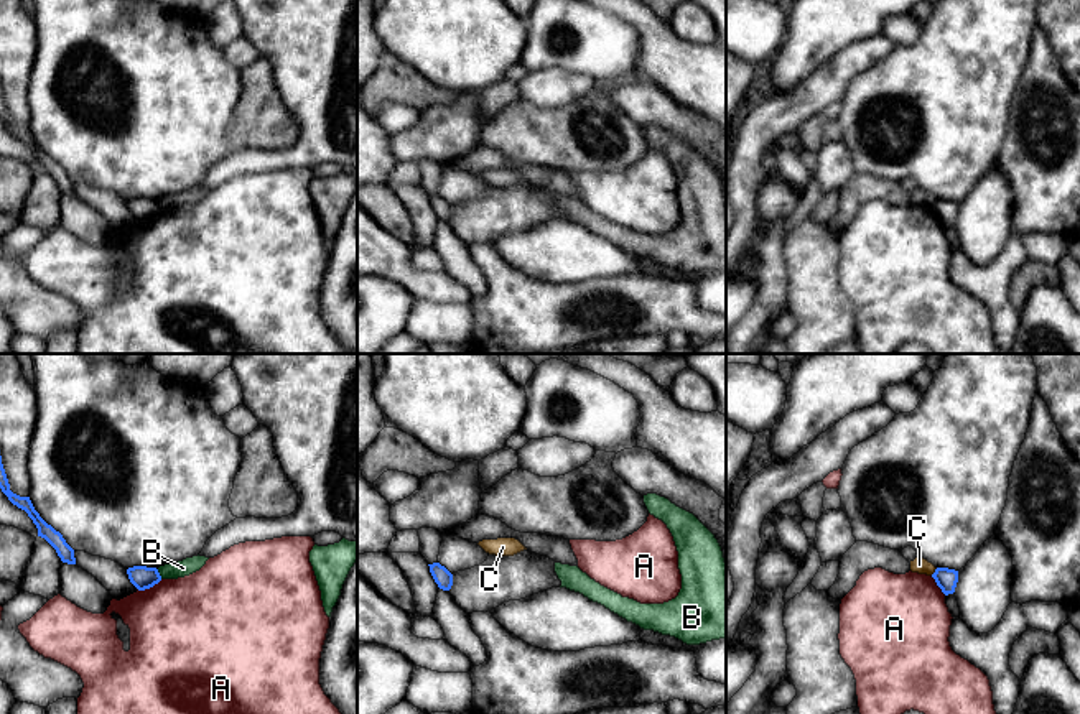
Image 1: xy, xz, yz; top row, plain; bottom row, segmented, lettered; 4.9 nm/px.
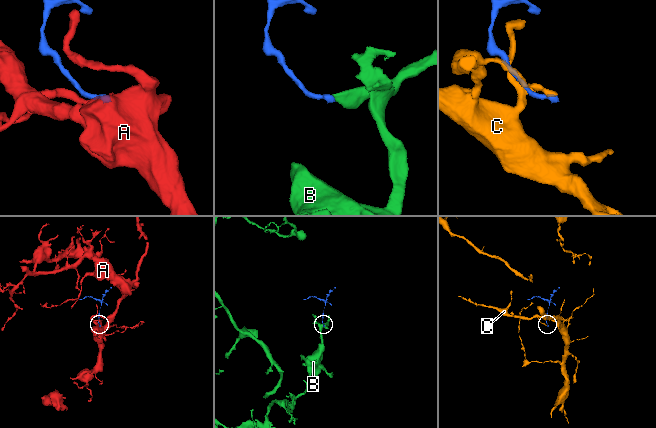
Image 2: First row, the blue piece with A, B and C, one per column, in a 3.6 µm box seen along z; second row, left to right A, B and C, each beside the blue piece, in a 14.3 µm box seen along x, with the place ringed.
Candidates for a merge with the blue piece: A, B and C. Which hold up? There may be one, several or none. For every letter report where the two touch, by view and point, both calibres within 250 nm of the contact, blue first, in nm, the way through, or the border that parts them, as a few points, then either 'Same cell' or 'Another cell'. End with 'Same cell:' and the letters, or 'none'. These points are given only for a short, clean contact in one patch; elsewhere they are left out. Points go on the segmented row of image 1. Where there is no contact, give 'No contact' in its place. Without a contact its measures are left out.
A: Touches blue at xy (148, 588). Thickness 110 nm (blue) against 480 nm. Boundary: xy (162, 579), (148, 588), (137, 589). Another cell
B: Touches blue at xy (158, 574). Thickness 110 nm (blue) against 80 nm. Boundary: xy (157, 570), (162, 578). Another cell
C: Touches blue at yz (935, 571). Thickness 100 nm (blue) against 80 nm. Boundary: yz (937, 568), (931, 574). Another cell
Same cell: none

